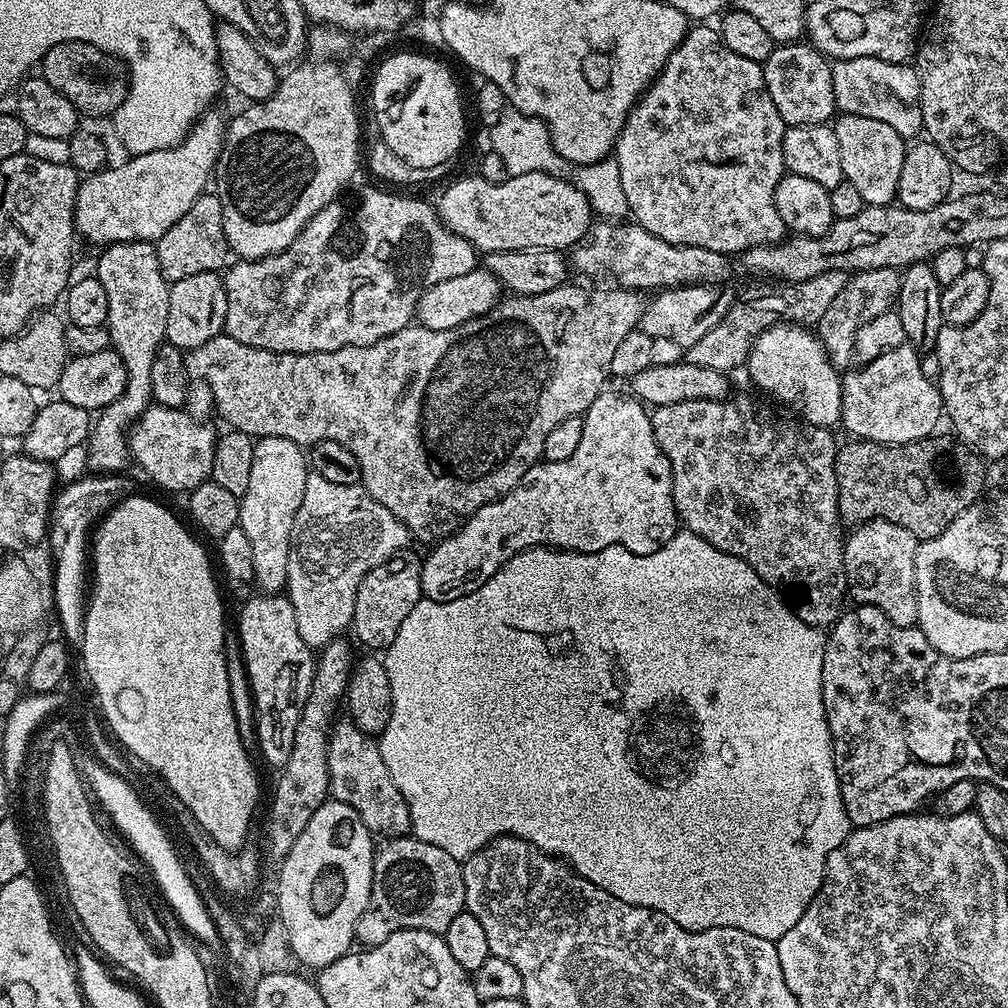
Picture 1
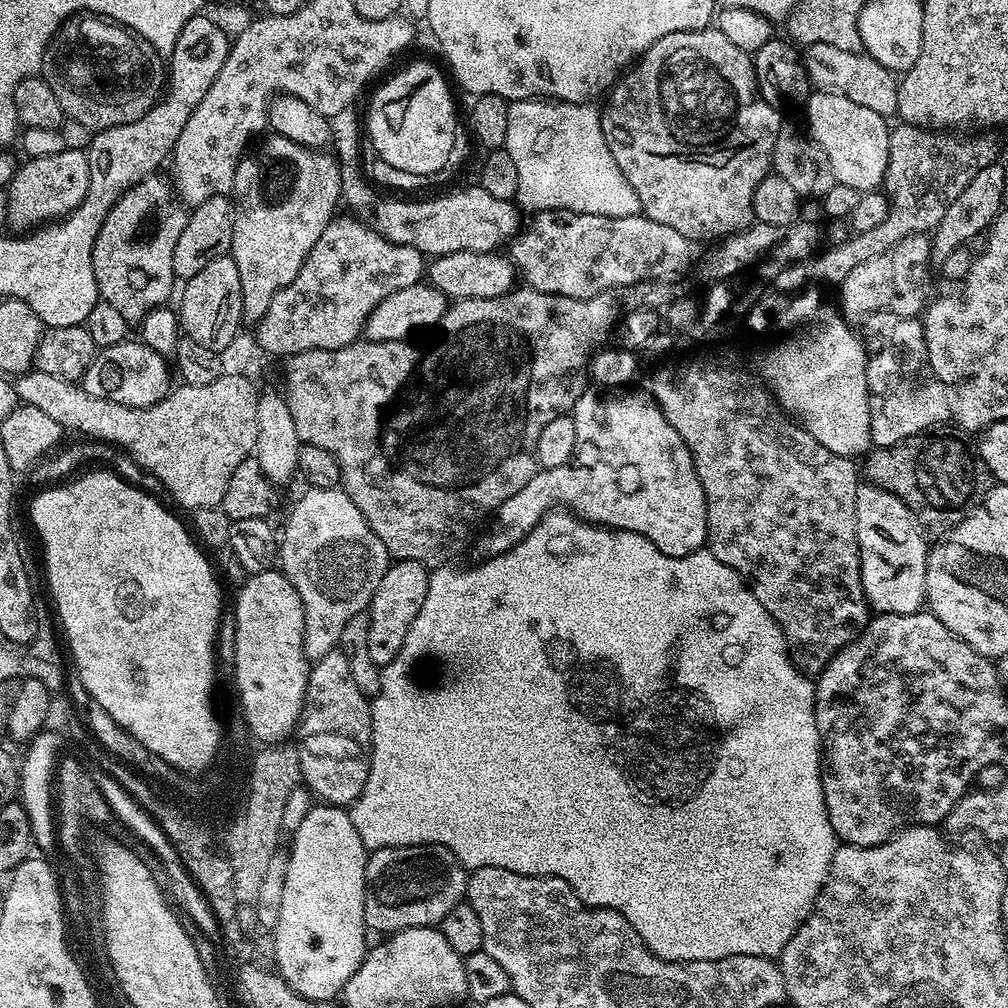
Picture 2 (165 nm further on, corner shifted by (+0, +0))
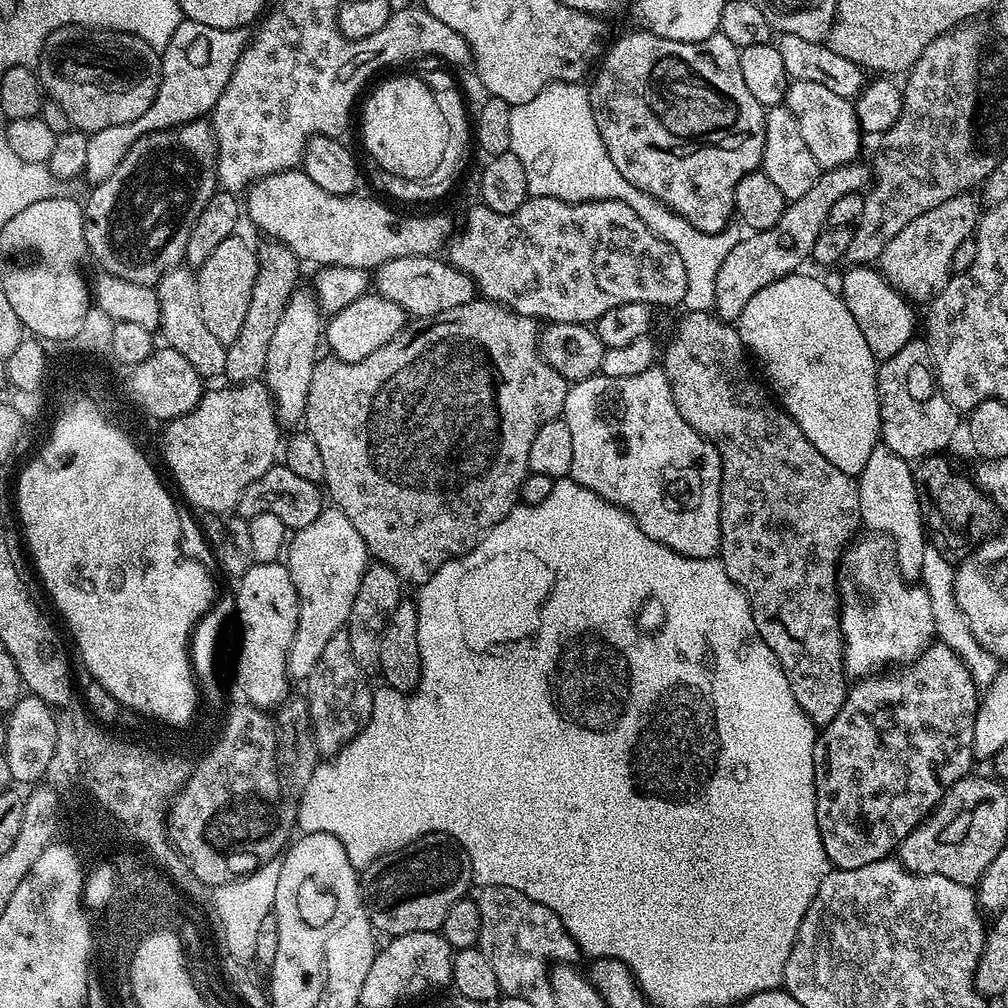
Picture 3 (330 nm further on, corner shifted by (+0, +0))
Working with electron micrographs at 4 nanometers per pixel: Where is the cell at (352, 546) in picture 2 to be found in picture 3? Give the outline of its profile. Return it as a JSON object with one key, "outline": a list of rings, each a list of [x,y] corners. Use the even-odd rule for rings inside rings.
{"outline":[[[325,507],[314,522],[291,533],[287,566],[300,599],[294,642],[288,647],[288,675],[293,681],[307,681],[326,642],[347,625],[354,594],[358,594],[358,586],[362,586],[362,574],[369,563],[362,534],[354,530],[354,522],[338,507]]]}

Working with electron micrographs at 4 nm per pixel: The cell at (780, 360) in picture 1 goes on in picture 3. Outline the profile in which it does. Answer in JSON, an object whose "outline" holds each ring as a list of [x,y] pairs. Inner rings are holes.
{"outline":[[[804,274],[783,276],[778,282],[766,286],[766,290],[758,290],[758,294],[754,294],[754,298],[750,298],[750,302],[746,302],[746,310],[742,310],[738,321],[738,331],[745,349],[755,359],[756,356],[760,359],[760,364],[764,367],[765,374],[768,375],[767,383],[770,385],[771,391],[778,397],[779,403],[784,411],[791,416],[792,421],[804,431],[806,438],[810,438],[810,442],[814,442],[815,448],[824,455],[826,462],[838,466],[838,470],[842,470],[842,474],[859,477],[862,466],[866,466],[866,461],[870,459],[870,454],[876,449],[880,440],[880,399],[876,389],[878,361],[876,355],[870,350],[870,346],[866,346],[866,338],[862,338],[862,330],[858,330],[858,322],[854,322],[854,314],[850,314],[844,297],[840,295],[839,291],[832,289],[831,292],[822,281],[815,280],[812,276],[800,275]]]}

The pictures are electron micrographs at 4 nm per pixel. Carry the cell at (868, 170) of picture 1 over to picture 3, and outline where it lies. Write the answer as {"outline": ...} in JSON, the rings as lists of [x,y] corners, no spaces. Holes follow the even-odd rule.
{"outline":[[[792,80],[788,86],[786,106],[796,116],[806,147],[810,154],[814,154],[814,162],[818,162],[821,169],[851,164],[859,157],[856,155],[860,152],[862,129],[856,117],[856,107],[849,97],[834,94],[834,90],[822,86],[822,82]]]}

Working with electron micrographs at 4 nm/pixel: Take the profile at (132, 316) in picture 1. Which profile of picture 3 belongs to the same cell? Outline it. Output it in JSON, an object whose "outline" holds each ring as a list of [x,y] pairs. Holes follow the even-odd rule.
{"outline":[[[207,119],[191,120],[176,128],[163,128],[142,138],[118,162],[118,170],[91,189],[88,201],[83,201],[84,246],[89,257],[100,263],[99,271],[117,276],[126,282],[154,286],[183,261],[186,238],[192,224],[202,214],[206,202],[218,190],[216,179],[216,139]]]}

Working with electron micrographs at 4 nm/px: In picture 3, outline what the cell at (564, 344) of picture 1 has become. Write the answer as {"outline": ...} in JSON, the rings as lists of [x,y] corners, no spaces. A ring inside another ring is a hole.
{"outline":[[[477,298],[466,302],[466,306],[454,306],[454,310],[443,312],[431,322],[425,323],[421,332],[405,330],[399,332],[386,346],[374,350],[374,354],[366,354],[362,362],[342,362],[335,358],[317,359],[314,366],[314,378],[310,378],[310,394],[306,394],[306,410],[303,427],[318,444],[322,454],[325,476],[323,487],[327,495],[332,495],[331,503],[354,522],[354,530],[362,534],[362,542],[366,542],[369,557],[373,561],[390,566],[400,575],[405,585],[419,586],[427,582],[446,562],[457,560],[470,550],[480,545],[481,536],[486,535],[510,510],[516,507],[521,499],[520,487],[524,479],[530,476],[530,445],[534,442],[534,434],[546,426],[546,422],[557,419],[563,413],[569,381],[554,370],[542,358],[540,353],[541,325],[531,316],[523,316],[509,308],[502,307],[492,300]]]}

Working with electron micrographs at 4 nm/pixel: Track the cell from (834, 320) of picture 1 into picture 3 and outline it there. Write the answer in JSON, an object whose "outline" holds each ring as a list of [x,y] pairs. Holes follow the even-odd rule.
{"outline":[[[961,194],[934,206],[934,210],[926,210],[926,214],[918,214],[914,222],[898,230],[898,234],[886,242],[886,250],[882,250],[878,261],[879,271],[909,301],[930,302],[952,279],[954,250],[958,250],[959,244],[975,233],[982,215],[981,205],[978,200],[976,205],[974,197],[972,194]]]}

